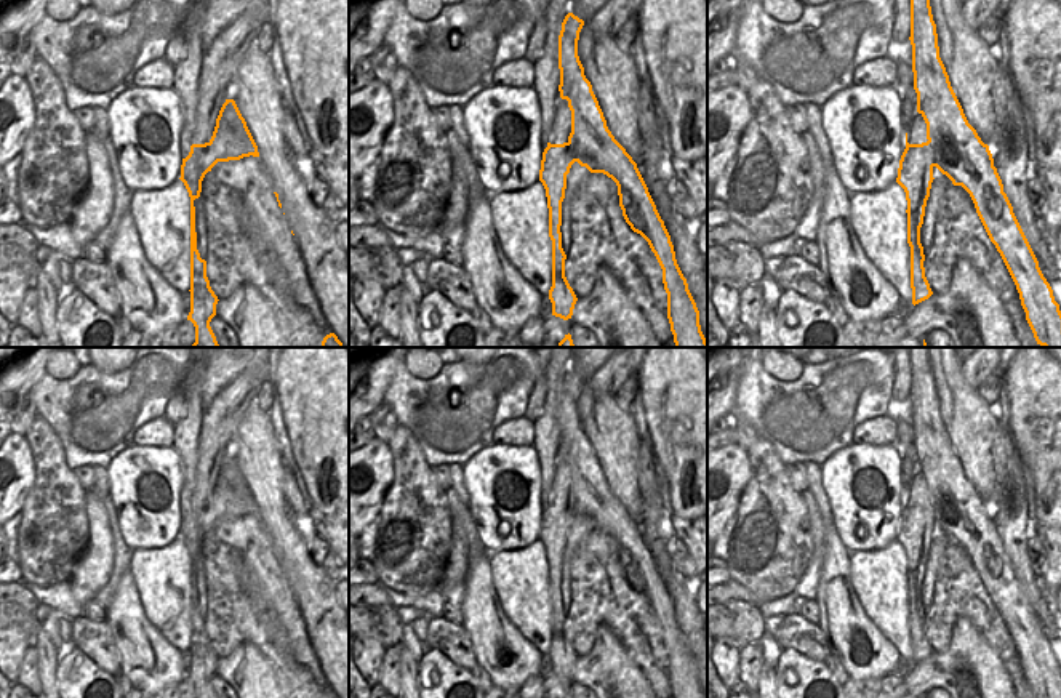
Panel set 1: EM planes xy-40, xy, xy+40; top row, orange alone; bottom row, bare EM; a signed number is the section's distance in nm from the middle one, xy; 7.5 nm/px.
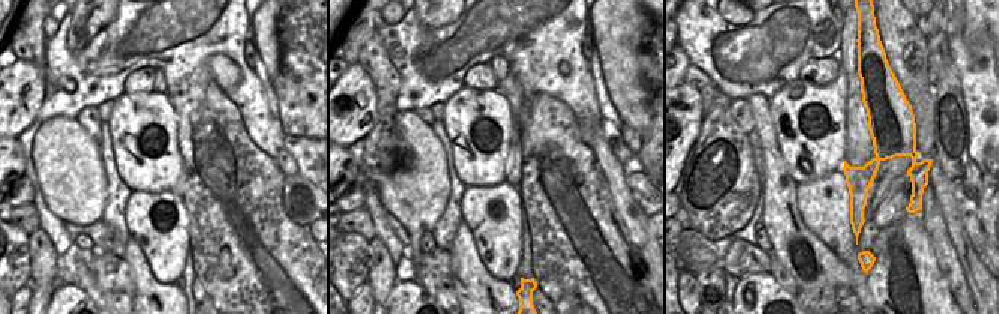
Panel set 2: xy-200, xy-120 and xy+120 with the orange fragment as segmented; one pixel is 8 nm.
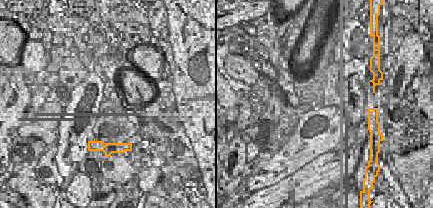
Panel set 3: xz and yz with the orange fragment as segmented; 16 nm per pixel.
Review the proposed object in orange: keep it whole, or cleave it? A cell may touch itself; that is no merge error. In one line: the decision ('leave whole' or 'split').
split

